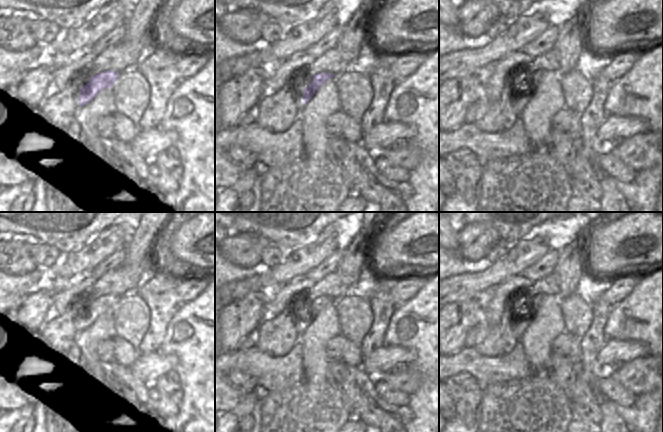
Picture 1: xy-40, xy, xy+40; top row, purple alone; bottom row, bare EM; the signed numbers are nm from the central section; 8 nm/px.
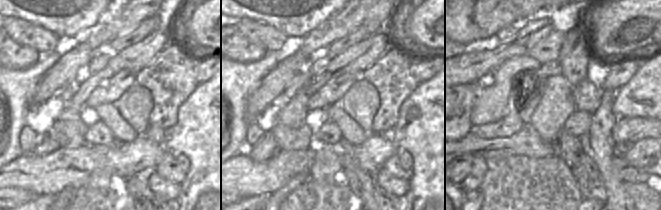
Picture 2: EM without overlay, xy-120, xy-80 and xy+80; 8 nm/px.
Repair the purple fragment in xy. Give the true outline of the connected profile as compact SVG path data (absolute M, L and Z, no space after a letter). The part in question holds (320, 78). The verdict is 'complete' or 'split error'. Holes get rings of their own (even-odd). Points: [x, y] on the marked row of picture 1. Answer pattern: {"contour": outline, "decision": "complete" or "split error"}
{"contour": "M318 73L313 76L313 82L305 88L303 93L295 95L295 104L301 111L302 108L309 103L313 94L330 78L336 77L330 73Z", "decision": "split error"}

